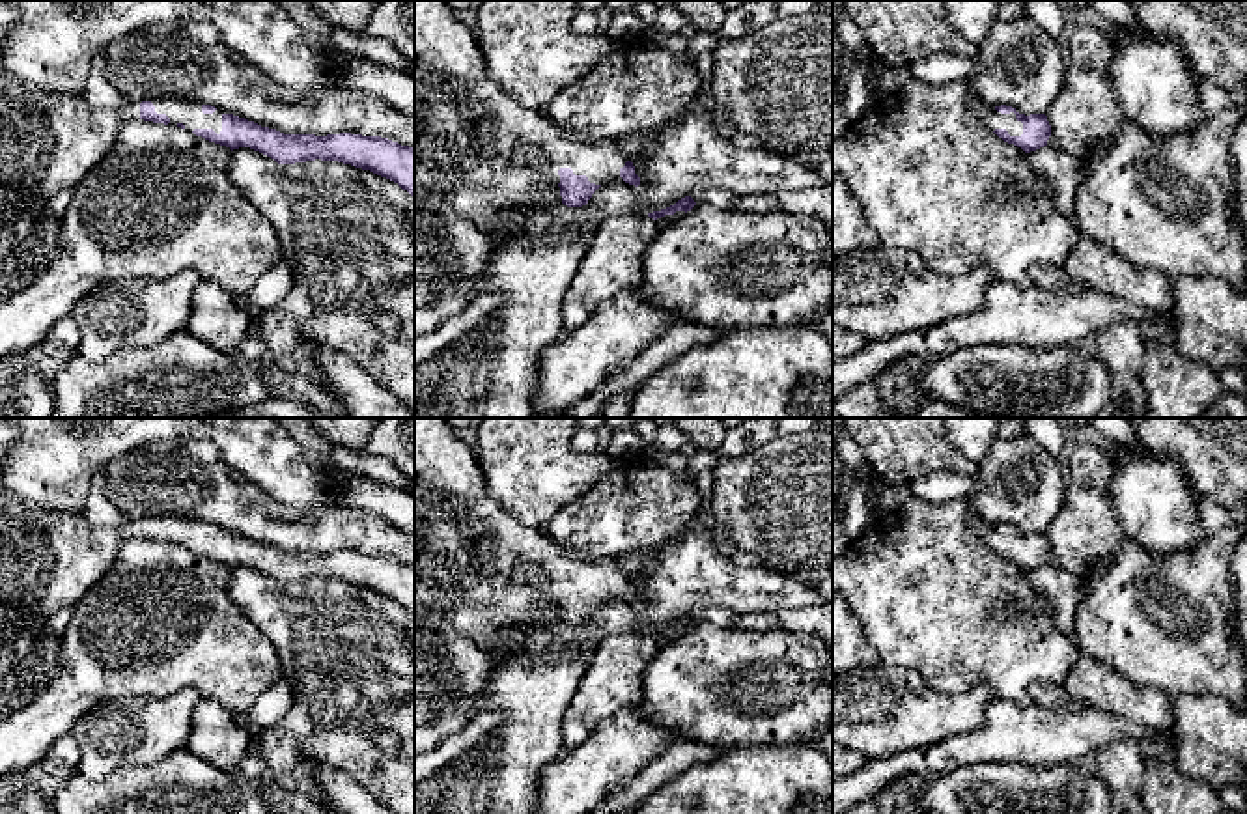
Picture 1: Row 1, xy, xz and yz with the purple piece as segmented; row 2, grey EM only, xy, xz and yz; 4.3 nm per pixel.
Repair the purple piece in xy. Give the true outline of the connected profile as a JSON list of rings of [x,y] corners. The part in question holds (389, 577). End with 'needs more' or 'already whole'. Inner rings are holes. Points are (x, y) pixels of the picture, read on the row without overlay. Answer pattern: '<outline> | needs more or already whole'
[[[17,497],[0,504],[0,603],[28,612],[54,616],[65,605],[77,605],[110,569],[119,547],[129,538],[175,543],[209,560],[233,568],[250,566],[278,582],[306,579],[338,579],[370,588],[398,601],[414,616],[414,566],[381,554],[340,553],[284,553],[245,536],[224,532],[211,523],[187,517],[155,517],[131,521],[125,526],[95,526],[80,513],[67,515],[41,510]]] | needs more

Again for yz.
[[[986,525],[980,534],[984,543],[1008,562],[1021,566],[1025,571],[1036,569],[1044,564],[1060,566],[1058,558],[1051,554],[1051,543],[1045,532],[1019,532],[1016,526]]] | needs more

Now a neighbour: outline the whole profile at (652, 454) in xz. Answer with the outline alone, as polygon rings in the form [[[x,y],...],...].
[[[644,446],[640,450],[640,456],[650,463],[657,467],[665,467],[668,470],[680,470],[683,472],[689,467],[689,457],[678,454],[668,454],[659,450],[657,446]]]

